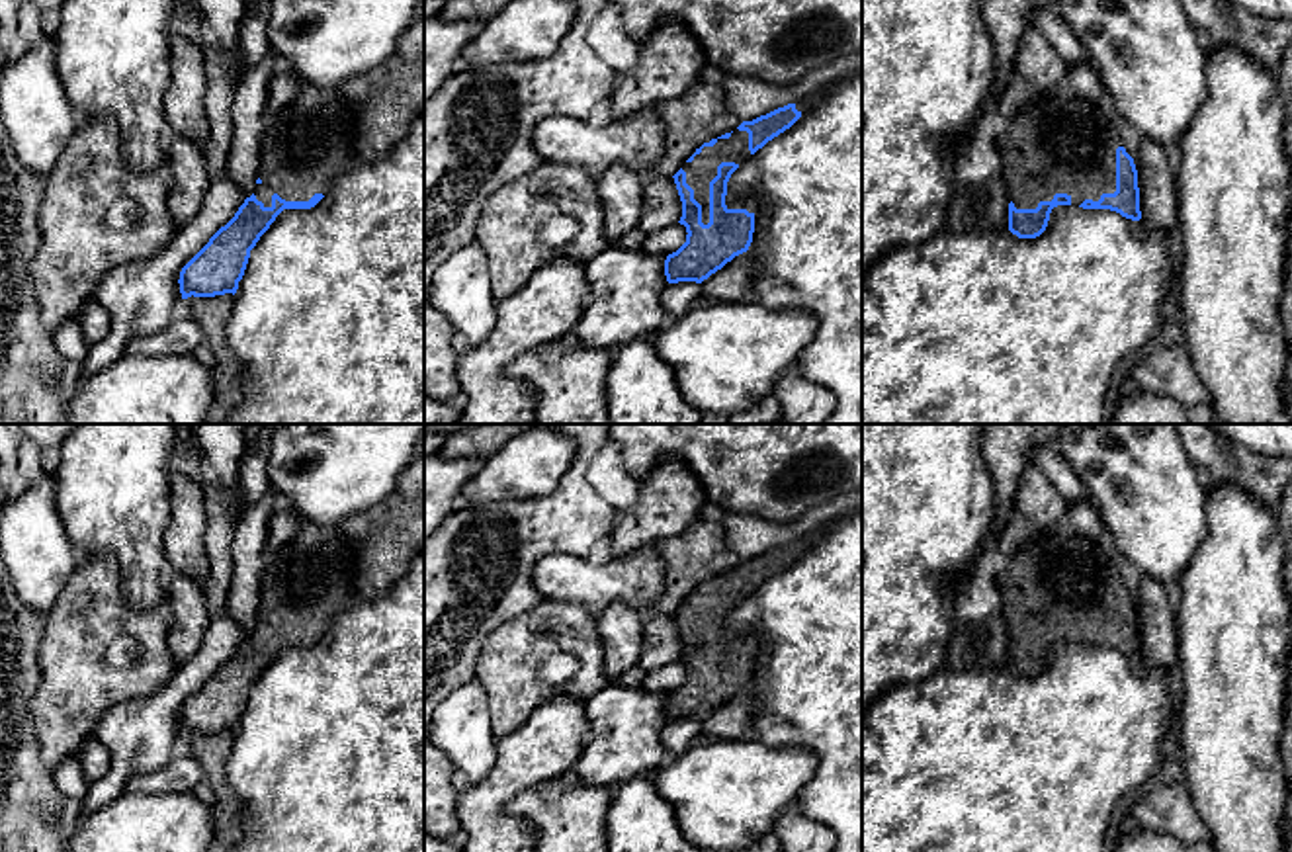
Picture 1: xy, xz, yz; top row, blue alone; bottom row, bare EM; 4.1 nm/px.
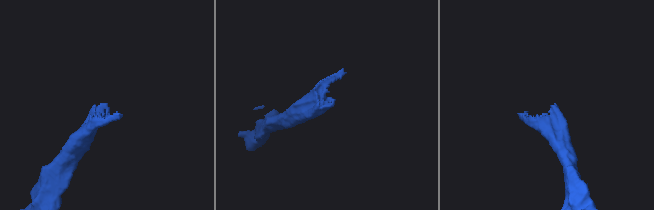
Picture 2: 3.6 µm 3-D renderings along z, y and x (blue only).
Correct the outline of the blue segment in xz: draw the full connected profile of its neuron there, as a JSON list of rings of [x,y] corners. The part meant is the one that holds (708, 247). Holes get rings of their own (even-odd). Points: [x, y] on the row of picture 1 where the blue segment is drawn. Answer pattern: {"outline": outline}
{"outline": [[[819,90],[778,107],[735,131],[704,143],[672,176],[680,201],[686,242],[665,260],[668,283],[702,283],[735,256],[749,250],[754,233],[754,203],[727,195],[731,174],[768,141],[790,129],[825,96]]]}

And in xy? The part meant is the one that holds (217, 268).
{"outline": [[[301,86],[283,107],[266,113],[256,188],[235,217],[182,268],[180,293],[237,293],[250,250],[283,209],[311,209],[334,178],[358,164],[352,113],[342,86]]]}

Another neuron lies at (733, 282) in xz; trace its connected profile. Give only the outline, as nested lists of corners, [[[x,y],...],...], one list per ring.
[[[749,252],[735,256],[702,285],[702,301],[751,301],[754,272]]]

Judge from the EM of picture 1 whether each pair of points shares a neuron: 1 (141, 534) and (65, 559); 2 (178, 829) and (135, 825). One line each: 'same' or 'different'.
1: same
2: same

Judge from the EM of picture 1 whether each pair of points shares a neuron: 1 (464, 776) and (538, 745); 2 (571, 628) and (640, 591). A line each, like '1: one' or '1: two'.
1: one
2: two

